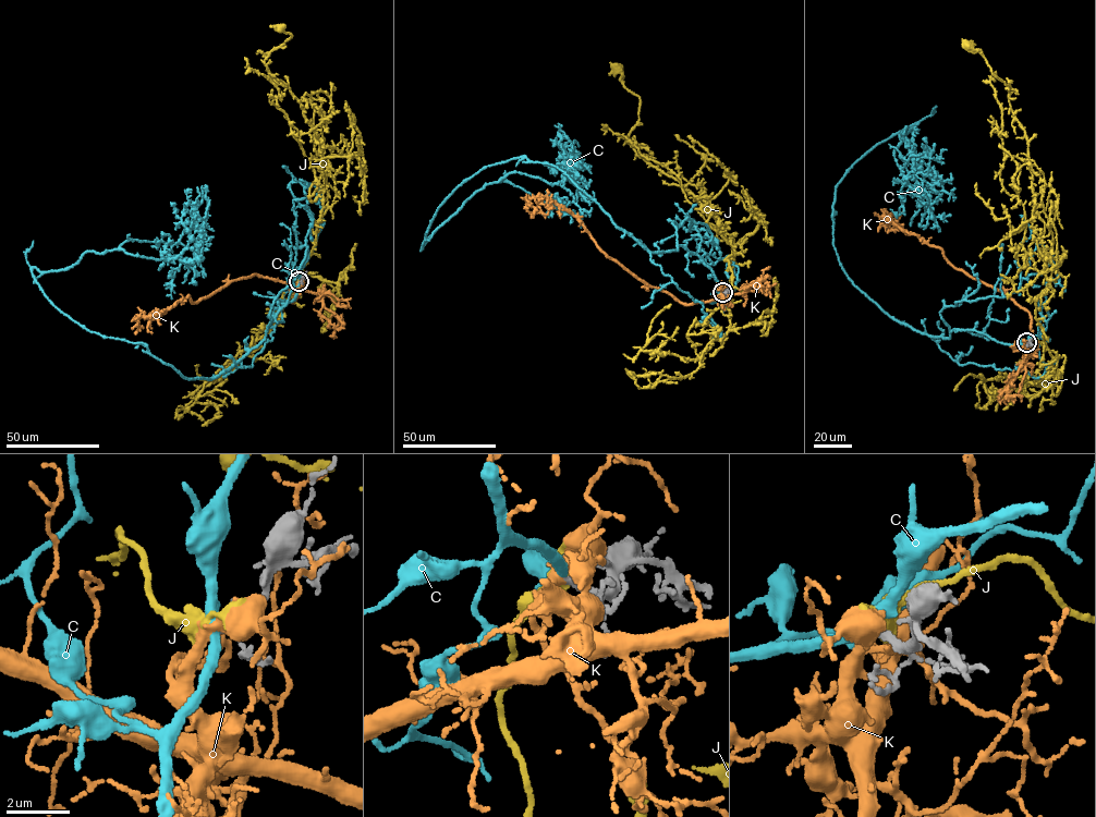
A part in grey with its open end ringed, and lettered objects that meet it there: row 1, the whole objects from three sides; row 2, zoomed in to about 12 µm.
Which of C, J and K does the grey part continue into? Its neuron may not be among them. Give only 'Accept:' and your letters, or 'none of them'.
Accept: K

